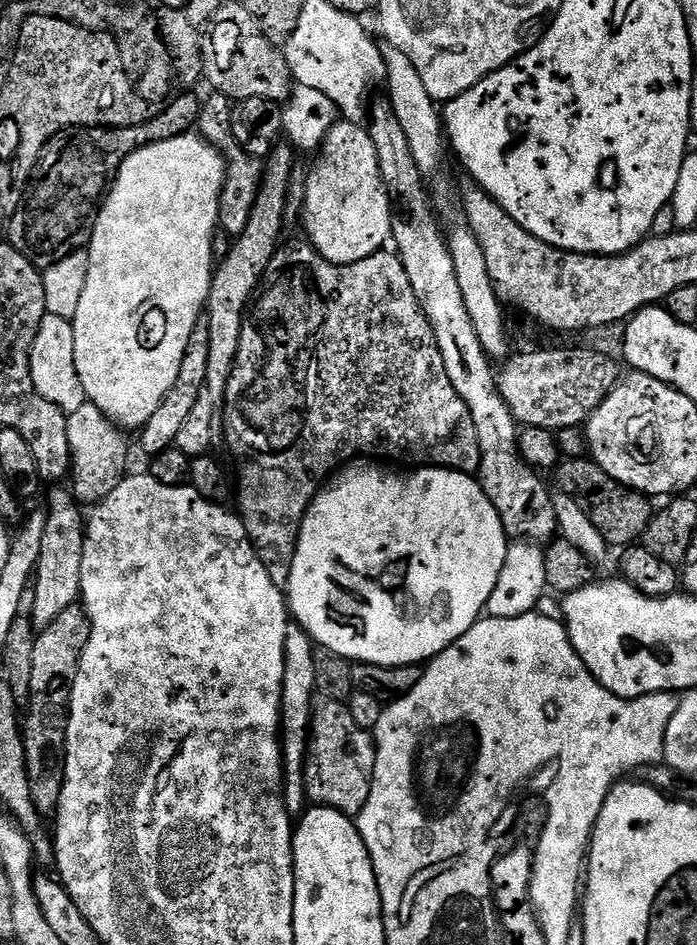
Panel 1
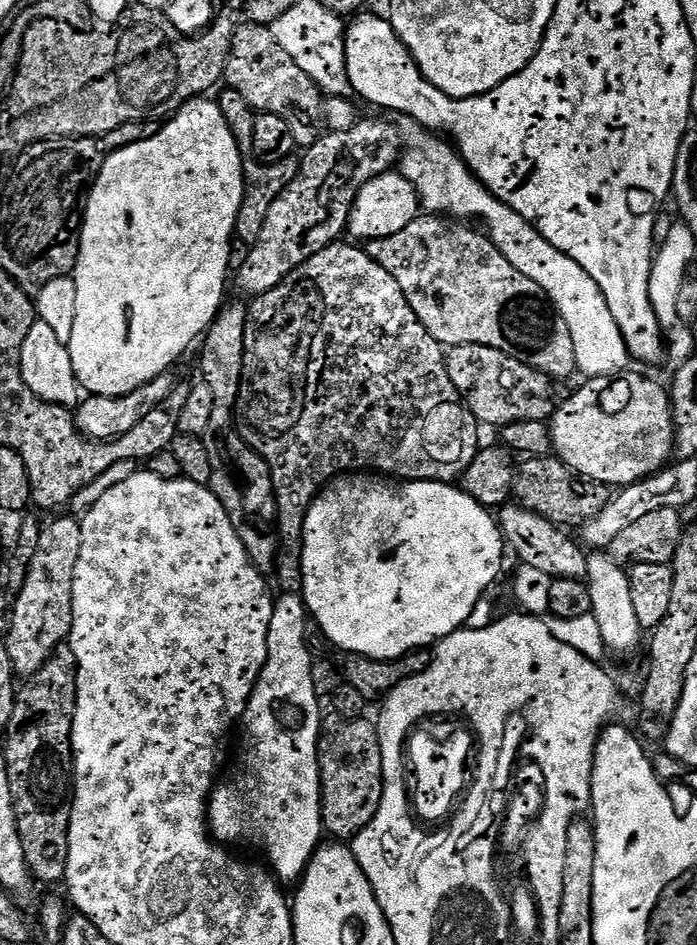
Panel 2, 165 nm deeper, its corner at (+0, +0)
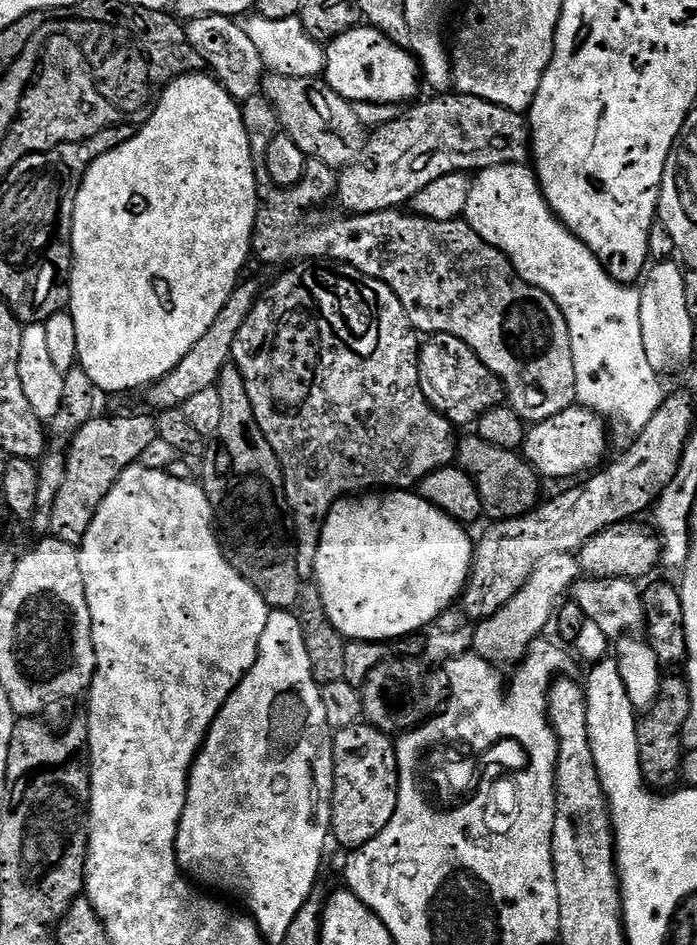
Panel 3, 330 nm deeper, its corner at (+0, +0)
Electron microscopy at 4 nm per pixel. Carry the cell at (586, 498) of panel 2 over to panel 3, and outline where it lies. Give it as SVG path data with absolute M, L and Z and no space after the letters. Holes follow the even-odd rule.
M472 434L458 444L458 464L478 486L478 494L482 498L484 516L489 521L509 520L531 512L541 503L540 483L542 477L532 469L519 451L502 450L498 446L490 446L478 434Z

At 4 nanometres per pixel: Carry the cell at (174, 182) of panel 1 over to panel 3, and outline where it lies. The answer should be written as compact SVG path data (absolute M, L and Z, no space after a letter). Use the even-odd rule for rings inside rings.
M189 74L172 81L160 96L154 114L122 146L102 154L98 162L90 166L74 206L72 223L72 299L70 311L74 318L74 330L78 330L78 364L90 374L101 393L128 392L131 388L147 389L149 384L162 379L190 350L194 342L214 326L214 318L222 314L226 298L241 283L244 266L252 256L252 231L256 221L256 211L260 205L260 195L256 189L256 167L250 154L250 138L246 138L244 113L241 105L211 75Z

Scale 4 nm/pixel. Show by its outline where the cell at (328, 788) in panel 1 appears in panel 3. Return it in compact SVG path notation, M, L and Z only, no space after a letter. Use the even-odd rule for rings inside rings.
M367 722L336 732L332 737L334 790L332 791L331 839L347 850L366 846L394 818L400 795L400 771L393 737Z

